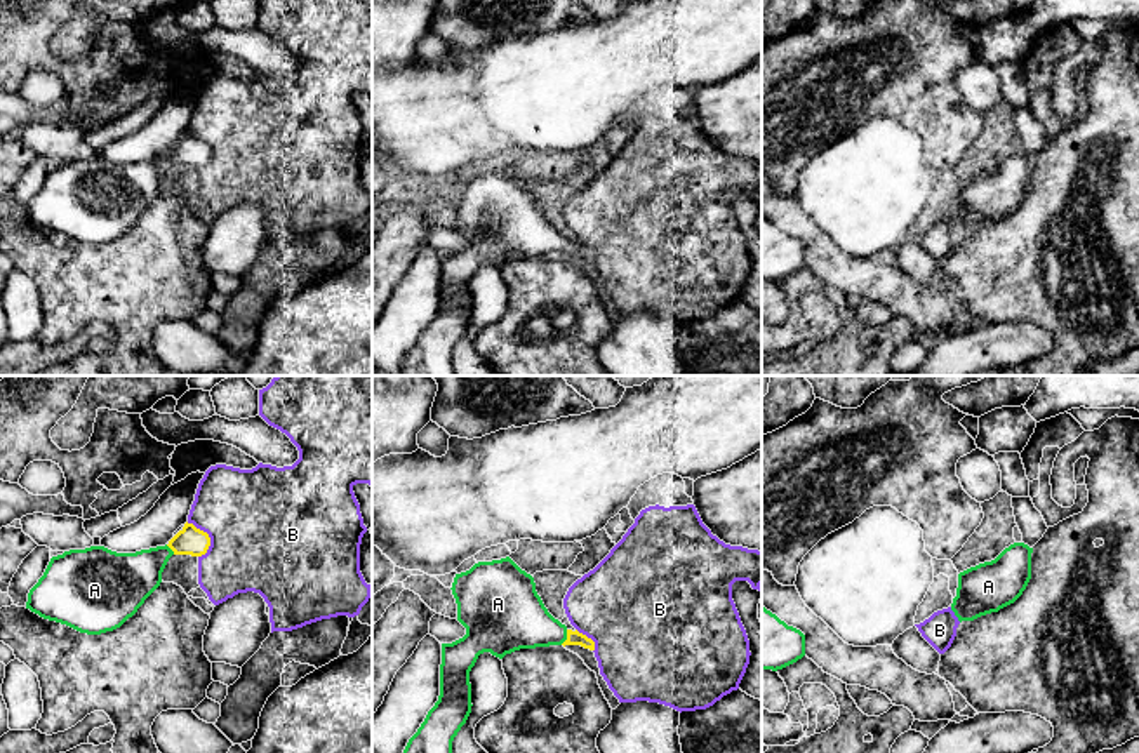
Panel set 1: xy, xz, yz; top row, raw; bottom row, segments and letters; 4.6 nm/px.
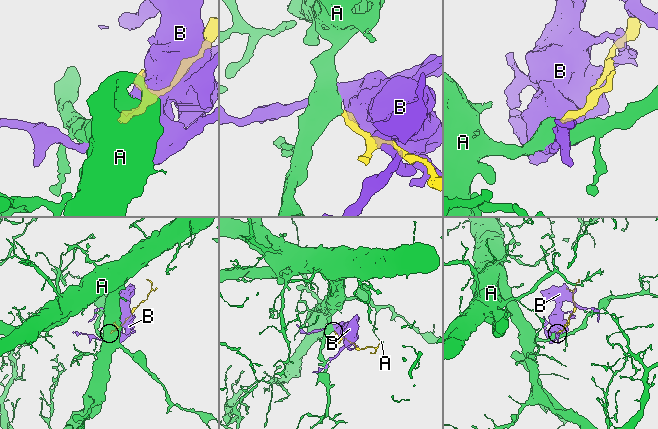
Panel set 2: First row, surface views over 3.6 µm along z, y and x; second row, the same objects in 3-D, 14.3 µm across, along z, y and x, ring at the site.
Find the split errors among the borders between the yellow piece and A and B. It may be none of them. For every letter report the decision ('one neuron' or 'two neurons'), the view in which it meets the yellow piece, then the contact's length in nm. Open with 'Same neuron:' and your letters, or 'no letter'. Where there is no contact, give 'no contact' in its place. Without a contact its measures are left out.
Same neuron: A
A: one neuron | xz | 80 nm
B: two neurons | xy | 180 nm

